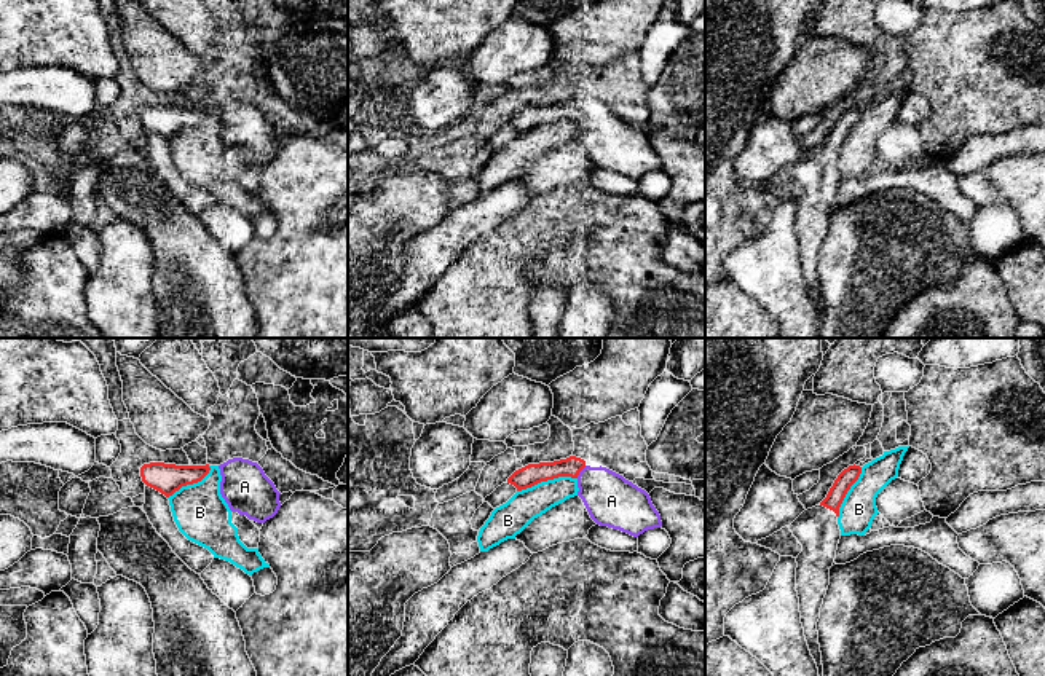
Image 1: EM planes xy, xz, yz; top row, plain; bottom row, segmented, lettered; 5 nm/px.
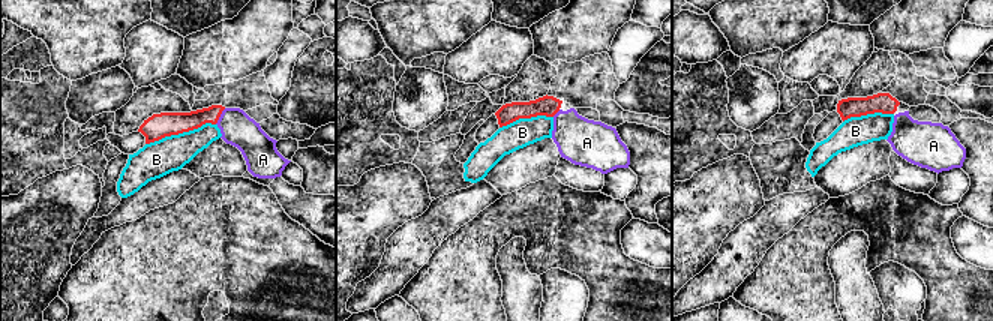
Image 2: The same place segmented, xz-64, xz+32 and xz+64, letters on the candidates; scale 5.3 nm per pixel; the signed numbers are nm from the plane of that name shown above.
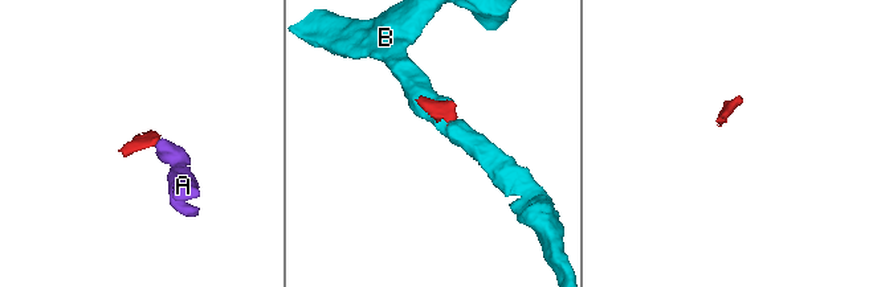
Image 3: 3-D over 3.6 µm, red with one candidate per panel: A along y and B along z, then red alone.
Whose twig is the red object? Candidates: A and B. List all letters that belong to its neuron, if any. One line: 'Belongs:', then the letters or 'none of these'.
Belongs: A

